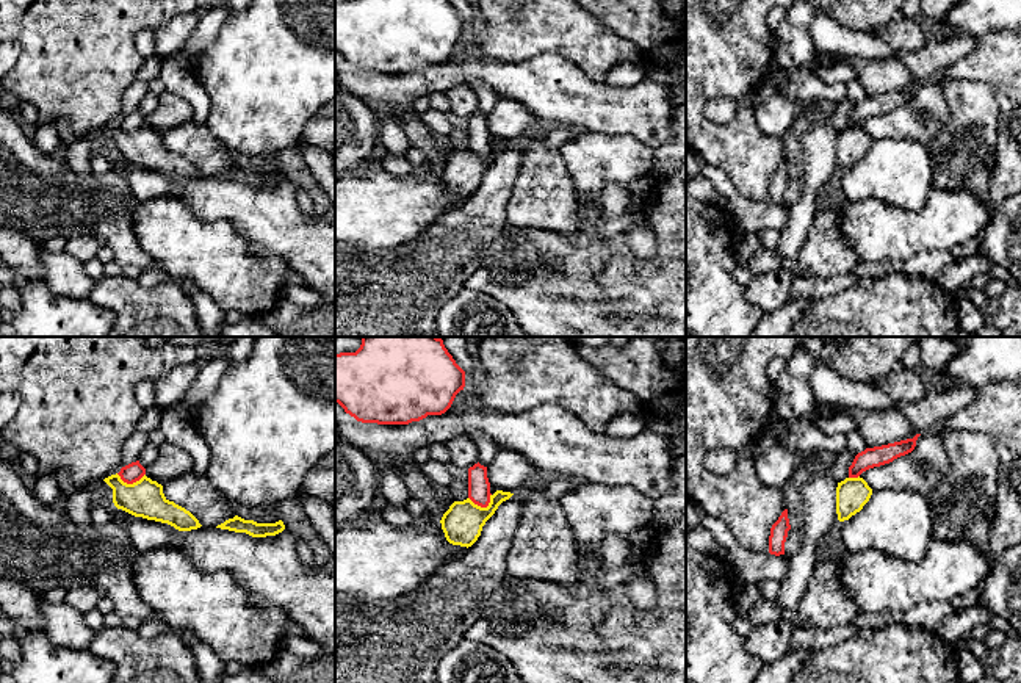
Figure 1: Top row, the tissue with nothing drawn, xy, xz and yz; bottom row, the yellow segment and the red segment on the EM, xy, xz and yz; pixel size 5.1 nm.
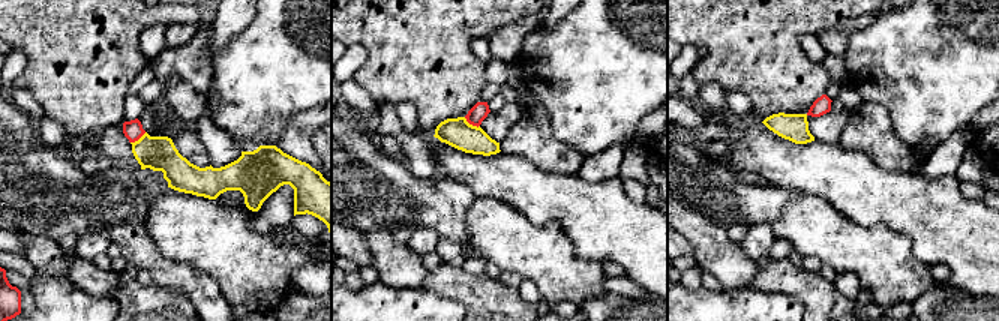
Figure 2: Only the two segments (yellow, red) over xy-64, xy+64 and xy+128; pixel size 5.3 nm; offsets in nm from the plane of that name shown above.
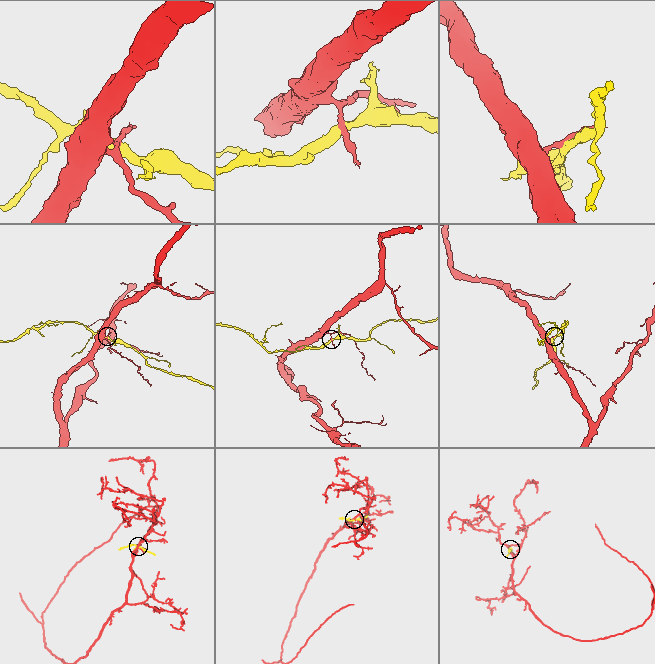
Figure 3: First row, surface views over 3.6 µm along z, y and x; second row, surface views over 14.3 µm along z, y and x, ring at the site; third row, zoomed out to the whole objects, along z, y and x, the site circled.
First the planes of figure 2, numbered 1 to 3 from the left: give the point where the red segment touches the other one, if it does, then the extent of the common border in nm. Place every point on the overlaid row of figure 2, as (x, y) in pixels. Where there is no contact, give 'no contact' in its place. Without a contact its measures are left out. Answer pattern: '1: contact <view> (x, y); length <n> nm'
1: contact xy-64 (140, 138); length 110 nm
2: contact xy+64 (471, 125); length 100 nm
3: no contact

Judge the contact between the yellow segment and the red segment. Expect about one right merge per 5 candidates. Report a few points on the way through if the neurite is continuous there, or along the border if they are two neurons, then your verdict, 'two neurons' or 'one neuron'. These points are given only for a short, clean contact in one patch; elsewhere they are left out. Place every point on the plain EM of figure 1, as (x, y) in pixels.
along xz (469, 146), (481, 155), (490, 151) | two neurons

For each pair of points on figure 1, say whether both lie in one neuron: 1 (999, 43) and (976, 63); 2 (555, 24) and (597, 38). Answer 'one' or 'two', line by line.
1: one
2: one

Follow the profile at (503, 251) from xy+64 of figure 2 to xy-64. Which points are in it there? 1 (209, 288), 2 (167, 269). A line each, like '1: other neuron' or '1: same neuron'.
1: other neuron
2: other neuron

